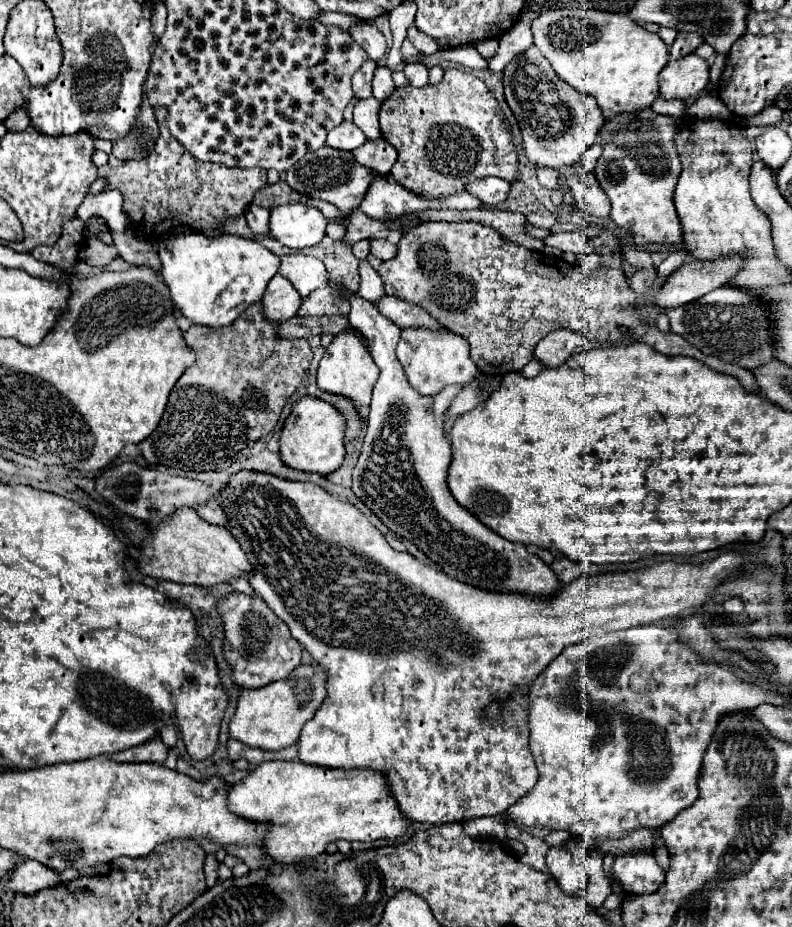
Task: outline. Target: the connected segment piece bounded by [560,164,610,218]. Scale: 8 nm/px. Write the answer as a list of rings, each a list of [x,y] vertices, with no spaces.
[[[578,164],[560,168],[560,174],[564,174],[568,178],[568,186],[572,190],[572,196],[574,196],[574,201],[580,211],[588,212],[596,218],[610,216],[608,196],[598,186],[598,180],[594,174],[582,170]]]

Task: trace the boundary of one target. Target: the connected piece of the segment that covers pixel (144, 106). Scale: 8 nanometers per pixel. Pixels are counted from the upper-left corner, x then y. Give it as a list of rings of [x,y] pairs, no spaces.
[[[144,92],[140,104],[140,116],[136,118],[136,124],[130,128],[126,138],[114,142],[112,154],[120,160],[144,158],[154,150],[156,140],[158,140],[158,124],[154,118],[154,110],[148,104],[148,96]]]

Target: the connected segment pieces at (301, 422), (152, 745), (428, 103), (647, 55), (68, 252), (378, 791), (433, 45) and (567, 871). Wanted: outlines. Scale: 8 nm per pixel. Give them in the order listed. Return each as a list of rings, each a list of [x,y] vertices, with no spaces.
[[[302,396],[294,402],[292,412],[284,422],[280,436],[280,458],[296,470],[332,474],[344,462],[346,454],[344,432],[346,432],[346,420],[336,406],[314,396]]]
[[[154,736],[150,742],[138,744],[136,748],[128,748],[124,752],[116,752],[116,756],[108,756],[114,762],[156,762],[164,764],[168,748],[164,746],[160,736]]]
[[[452,68],[444,72],[444,78],[436,86],[416,88],[408,84],[404,88],[396,88],[392,96],[382,102],[380,130],[382,138],[398,150],[398,160],[392,166],[390,176],[416,194],[426,194],[432,198],[450,196],[460,192],[464,184],[486,176],[498,176],[508,182],[516,180],[518,154],[512,146],[510,124],[486,84],[470,72]]]
[[[564,8],[564,10],[548,10],[542,12],[538,20],[532,24],[534,32],[534,46],[546,56],[552,64],[552,70],[588,96],[594,96],[602,112],[622,114],[622,112],[636,112],[642,108],[650,108],[658,96],[658,72],[668,64],[668,48],[660,40],[658,34],[650,34],[640,24],[628,20],[628,16],[604,12],[604,10],[578,10],[578,8]]]
[[[74,218],[64,224],[62,236],[54,246],[36,246],[30,254],[36,260],[48,262],[60,270],[74,270],[84,240],[84,222],[80,218]]]
[[[300,760],[262,762],[242,782],[232,786],[228,808],[246,820],[268,820],[272,824],[264,846],[268,854],[282,864],[314,858],[326,850],[328,842],[336,840],[370,842],[400,838],[406,836],[412,824],[404,818],[404,812],[398,810],[384,772],[370,768],[334,770]]]
[[[414,24],[408,28],[406,38],[408,38],[408,40],[410,40],[422,54],[426,54],[426,56],[430,56],[430,54],[434,54],[434,52],[440,50],[440,48],[438,48],[438,42],[436,42],[434,38],[428,38],[426,34],[420,34],[418,28],[416,28]]]
[[[552,848],[546,854],[546,866],[552,870],[552,876],[562,892],[578,894],[584,888],[584,878],[572,862],[572,854],[566,848]]]

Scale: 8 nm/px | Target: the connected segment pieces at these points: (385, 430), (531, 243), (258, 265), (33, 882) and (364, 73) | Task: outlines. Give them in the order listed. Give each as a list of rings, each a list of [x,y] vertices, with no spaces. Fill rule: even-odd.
[[[366,260],[360,262],[360,278],[360,296],[348,292],[340,284],[332,286],[342,300],[352,304],[348,320],[366,336],[370,354],[380,368],[380,378],[370,402],[364,448],[354,468],[354,494],[364,500],[394,534],[410,540],[448,576],[482,590],[524,592],[534,596],[554,594],[560,584],[550,566],[536,554],[530,554],[524,544],[514,544],[494,534],[452,498],[446,486],[452,450],[442,424],[452,400],[460,394],[460,386],[448,386],[436,396],[420,396],[420,392],[408,384],[402,364],[394,354],[400,340],[400,328],[384,318],[374,306],[385,295],[383,282]],[[520,560],[528,560],[530,568],[522,568]]]
[[[426,210],[420,214],[412,214],[412,218],[418,220],[480,220],[480,224],[492,226],[496,228],[496,232],[500,232],[504,238],[530,248],[530,250],[544,250],[544,240],[542,238],[534,238],[530,234],[526,234],[526,226],[528,220],[524,214],[518,212],[500,212],[500,210]]]
[[[174,230],[168,232],[160,238],[158,242],[158,256],[162,262],[162,278],[164,284],[170,290],[170,298],[172,302],[178,306],[178,310],[194,324],[202,324],[202,326],[210,326],[210,328],[222,328],[232,324],[250,304],[260,302],[264,292],[266,292],[266,284],[270,282],[270,278],[276,274],[280,258],[276,254],[272,254],[270,250],[266,250],[260,242],[256,240],[246,240],[240,236],[232,236],[232,234],[222,234],[222,236],[204,236],[202,232],[196,230]]]
[[[26,860],[14,868],[8,890],[24,892],[24,894],[36,894],[38,890],[50,888],[54,884],[60,884],[54,870],[42,866],[36,860]]]
[[[368,60],[368,64],[362,64],[360,70],[354,72],[352,76],[352,90],[356,98],[370,98],[372,96],[372,76],[374,76],[376,64]]]

